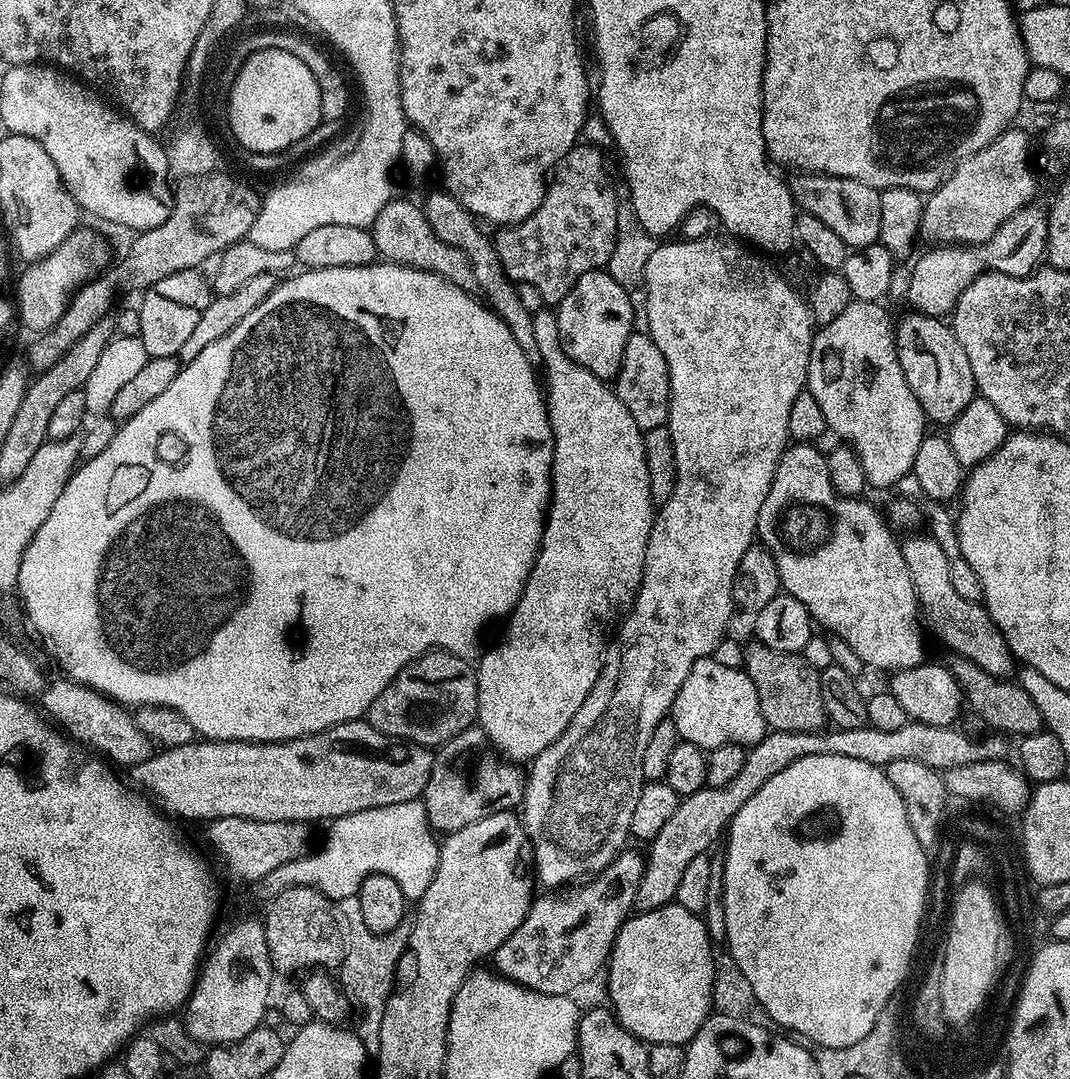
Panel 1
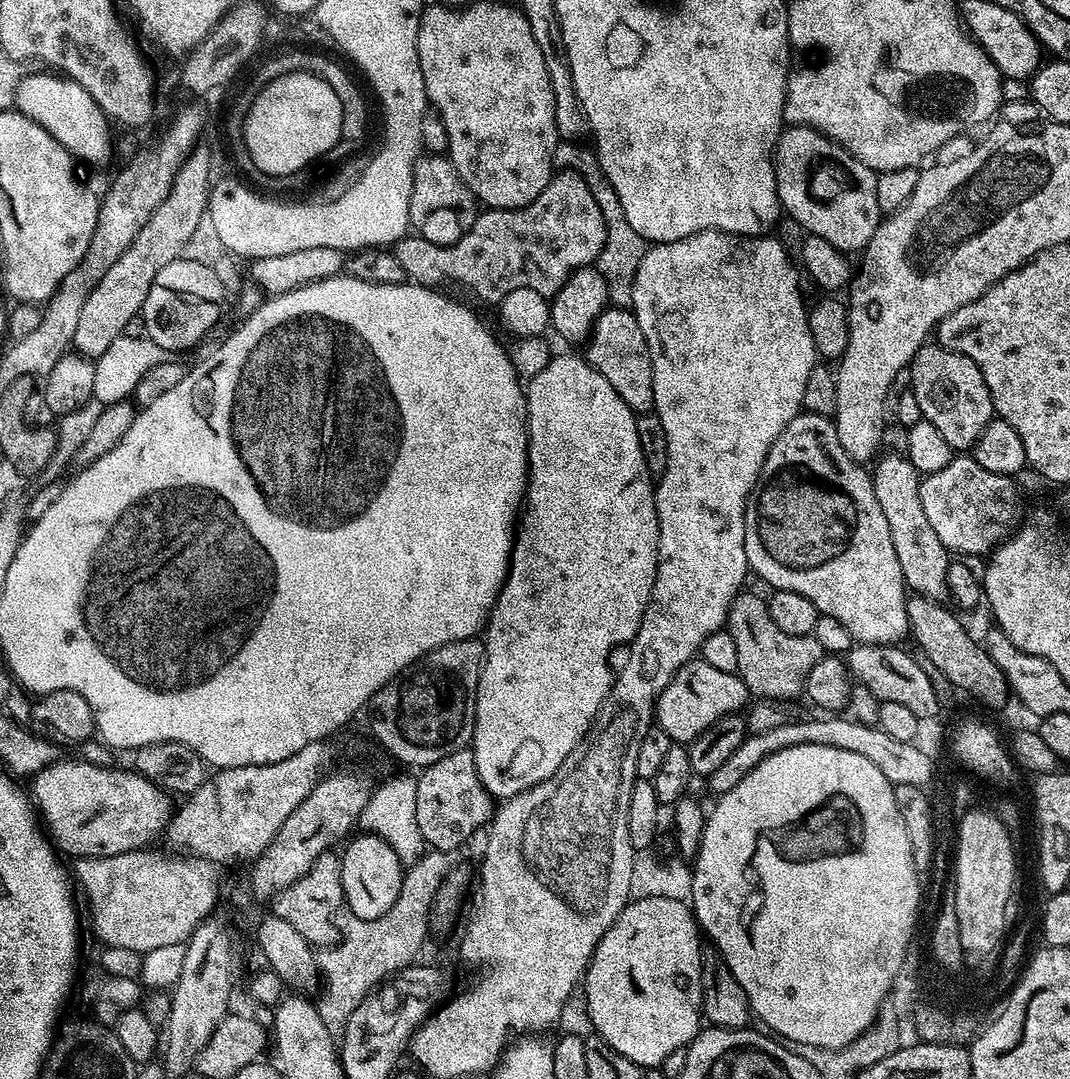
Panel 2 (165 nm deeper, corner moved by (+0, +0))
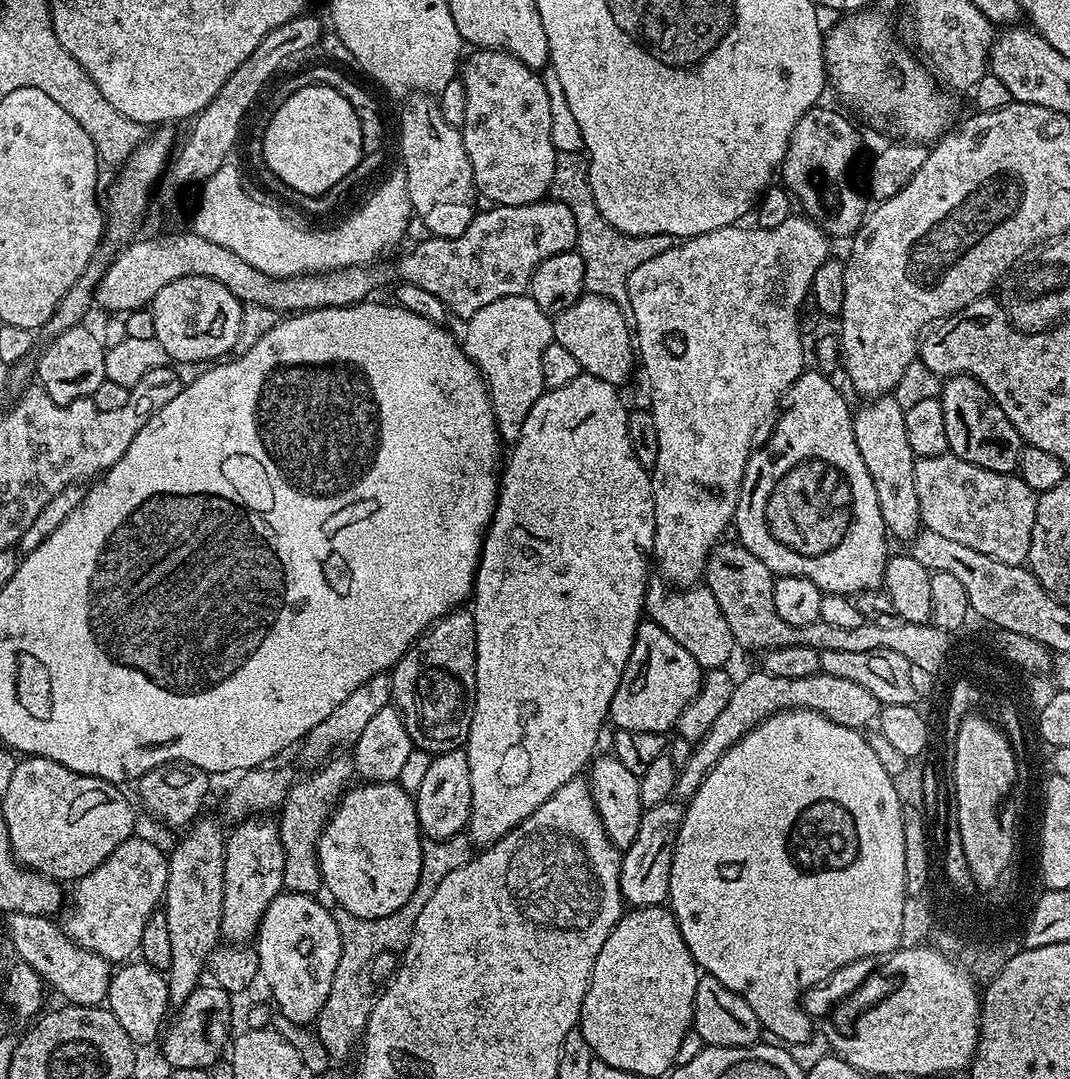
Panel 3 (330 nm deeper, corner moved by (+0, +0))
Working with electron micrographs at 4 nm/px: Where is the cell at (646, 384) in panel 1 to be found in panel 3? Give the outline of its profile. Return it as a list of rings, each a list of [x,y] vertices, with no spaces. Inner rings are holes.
[[[593,292],[579,296],[566,310],[552,317],[552,339],[575,358],[581,373],[623,386],[638,368],[638,349],[634,343],[634,328],[625,309],[610,298]]]

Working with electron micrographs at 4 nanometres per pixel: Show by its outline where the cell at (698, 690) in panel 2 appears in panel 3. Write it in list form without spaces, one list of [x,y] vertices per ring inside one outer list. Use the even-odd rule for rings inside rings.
[[[641,619],[634,646],[630,650],[630,658],[626,662],[626,670],[622,670],[622,682],[618,682],[618,690],[614,690],[614,698],[610,702],[608,720],[616,723],[619,730],[650,730],[651,732],[667,733],[675,729],[678,714],[686,710],[686,706],[700,693],[700,681],[702,669],[694,658],[690,658],[687,650],[682,650],[662,626],[658,626],[653,620]]]

